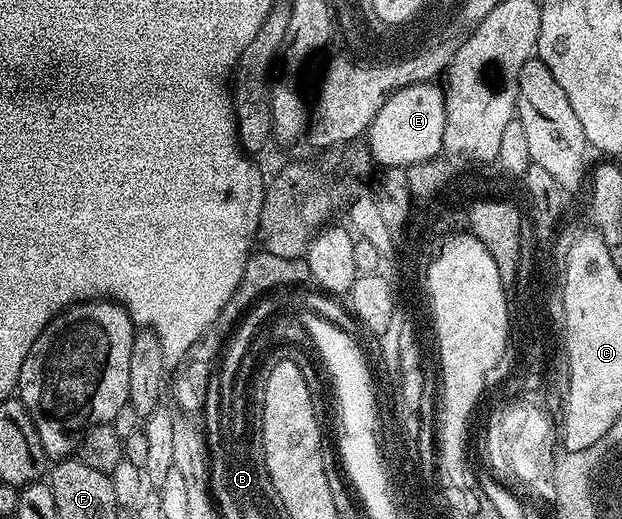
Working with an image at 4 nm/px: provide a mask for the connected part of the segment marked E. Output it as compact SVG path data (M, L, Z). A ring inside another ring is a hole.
M434 82L418 83L402 87L400 91L394 91L381 105L379 112L373 117L371 124L367 126L365 139L372 160L376 159L383 169L402 169L401 167L414 168L418 163L429 162L443 151L443 138L445 137L445 109L447 101L442 86Z

